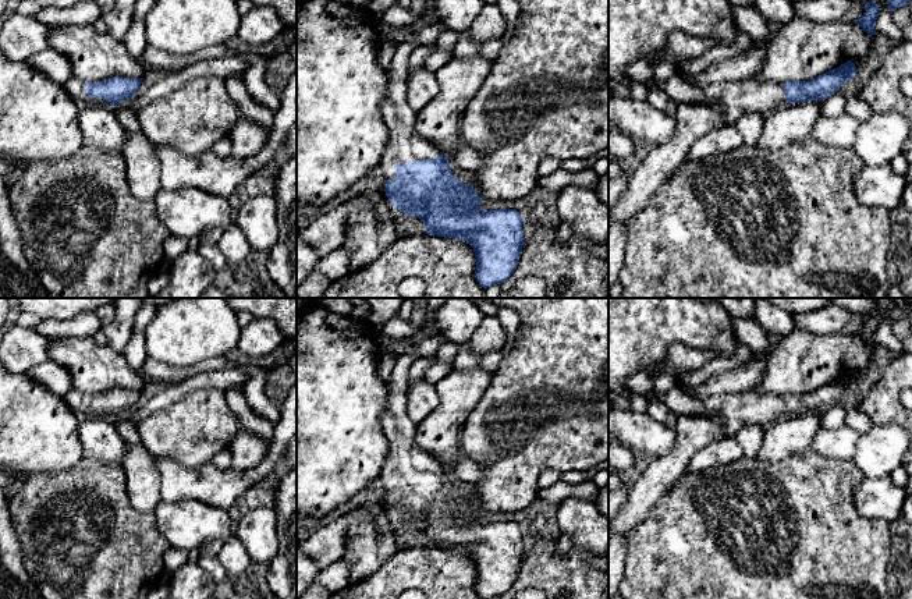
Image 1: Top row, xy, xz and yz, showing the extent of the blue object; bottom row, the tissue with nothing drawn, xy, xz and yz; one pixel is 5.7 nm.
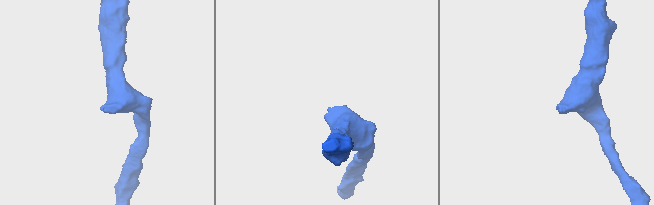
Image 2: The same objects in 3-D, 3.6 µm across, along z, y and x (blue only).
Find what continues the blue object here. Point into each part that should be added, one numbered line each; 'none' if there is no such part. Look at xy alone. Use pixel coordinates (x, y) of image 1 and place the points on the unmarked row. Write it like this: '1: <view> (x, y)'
1: xy (75, 400)

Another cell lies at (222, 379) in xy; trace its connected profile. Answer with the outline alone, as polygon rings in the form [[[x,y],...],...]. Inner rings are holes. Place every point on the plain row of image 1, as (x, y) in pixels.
[[[239,368],[214,369],[198,373],[171,386],[160,387],[160,391],[139,410],[135,410],[128,419],[136,425],[148,415],[174,404],[184,396],[201,387],[217,389],[227,394],[234,387],[242,390],[246,380],[248,376]]]

